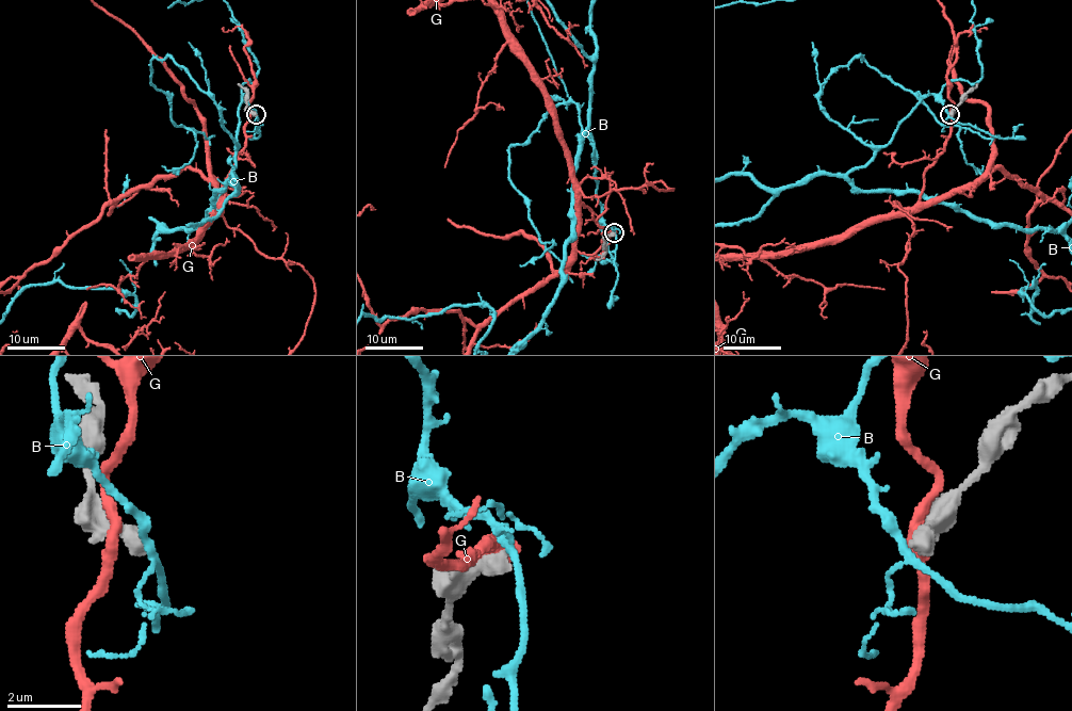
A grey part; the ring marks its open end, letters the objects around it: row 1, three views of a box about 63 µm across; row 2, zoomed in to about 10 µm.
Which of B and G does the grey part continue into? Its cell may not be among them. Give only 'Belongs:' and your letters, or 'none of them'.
Belongs: none of them

